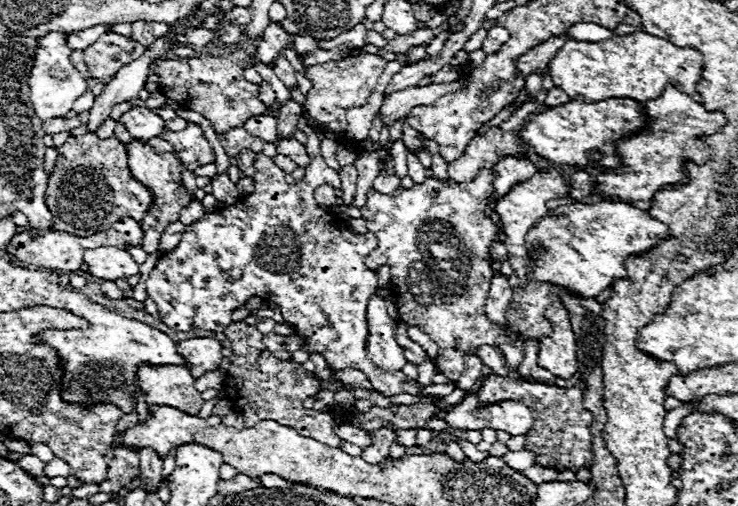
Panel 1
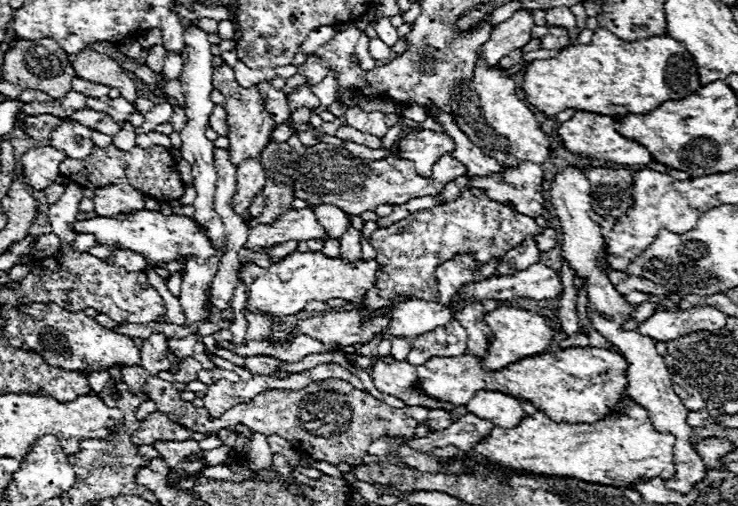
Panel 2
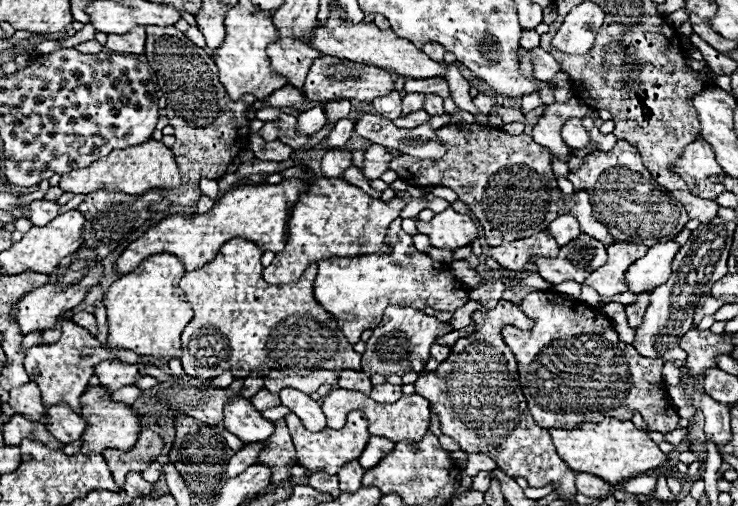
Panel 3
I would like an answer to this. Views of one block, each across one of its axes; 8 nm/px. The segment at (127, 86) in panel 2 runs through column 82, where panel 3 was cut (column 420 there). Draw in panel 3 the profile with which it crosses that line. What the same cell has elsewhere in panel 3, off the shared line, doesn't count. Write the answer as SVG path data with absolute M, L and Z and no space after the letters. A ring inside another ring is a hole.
M332 4L330 10L332 12L330 12L326 26L318 26L314 32L314 38L310 42L320 52L324 52L328 56L346 58L346 60L358 60L362 64L384 68L390 72L398 72L398 76L404 76L404 78L418 78L418 80L444 78L446 66L442 62L428 58L422 50L418 50L408 40L396 36L392 30L380 30L374 24L348 24L340 18L336 4Z

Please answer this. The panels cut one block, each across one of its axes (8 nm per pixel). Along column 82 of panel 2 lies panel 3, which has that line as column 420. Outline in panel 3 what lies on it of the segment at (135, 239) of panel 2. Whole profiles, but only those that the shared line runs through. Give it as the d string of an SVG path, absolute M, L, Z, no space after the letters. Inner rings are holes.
M450 206L444 212L434 214L430 222L416 220L416 228L420 234L430 238L434 248L442 250L456 250L468 246L474 238L478 238L478 228L474 220L466 214L458 214Z

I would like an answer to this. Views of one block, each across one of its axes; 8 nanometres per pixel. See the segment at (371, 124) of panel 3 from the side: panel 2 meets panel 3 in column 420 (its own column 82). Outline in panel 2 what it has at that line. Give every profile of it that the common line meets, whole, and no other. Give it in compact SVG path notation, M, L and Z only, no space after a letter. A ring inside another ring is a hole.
M60 120L50 134L50 146L64 150L70 158L82 160L92 150L90 130L74 120Z

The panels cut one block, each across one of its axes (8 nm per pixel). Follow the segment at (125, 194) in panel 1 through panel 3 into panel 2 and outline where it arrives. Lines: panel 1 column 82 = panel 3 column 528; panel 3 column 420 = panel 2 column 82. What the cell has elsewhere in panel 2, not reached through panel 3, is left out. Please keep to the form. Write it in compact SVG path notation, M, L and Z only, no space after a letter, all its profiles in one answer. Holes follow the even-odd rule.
M94 146L94 152L90 152L86 160L68 160L68 158L62 160L60 174L82 188L102 188L108 184L130 184L138 188L142 194L158 202L178 200L186 190L186 184L182 182L178 174L174 156L170 154L168 148L162 148L162 146L150 146L150 148L134 146L132 152L122 152L114 146L104 146L104 148Z

